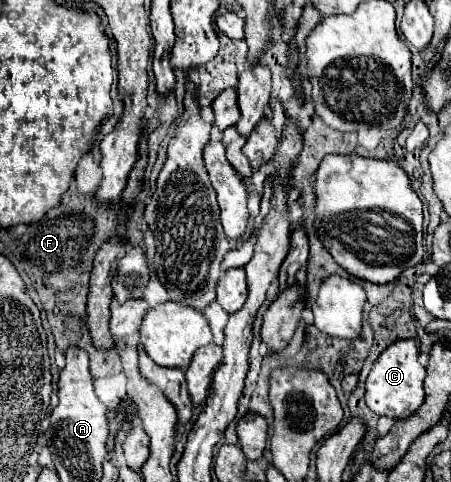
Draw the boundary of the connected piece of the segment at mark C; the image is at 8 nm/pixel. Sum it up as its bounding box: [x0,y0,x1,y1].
[366,339,424,419]

